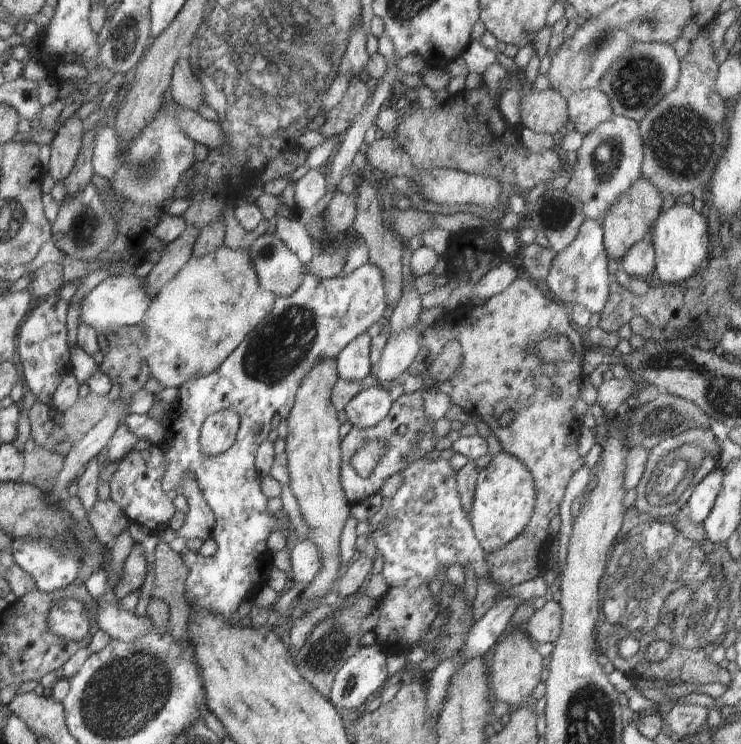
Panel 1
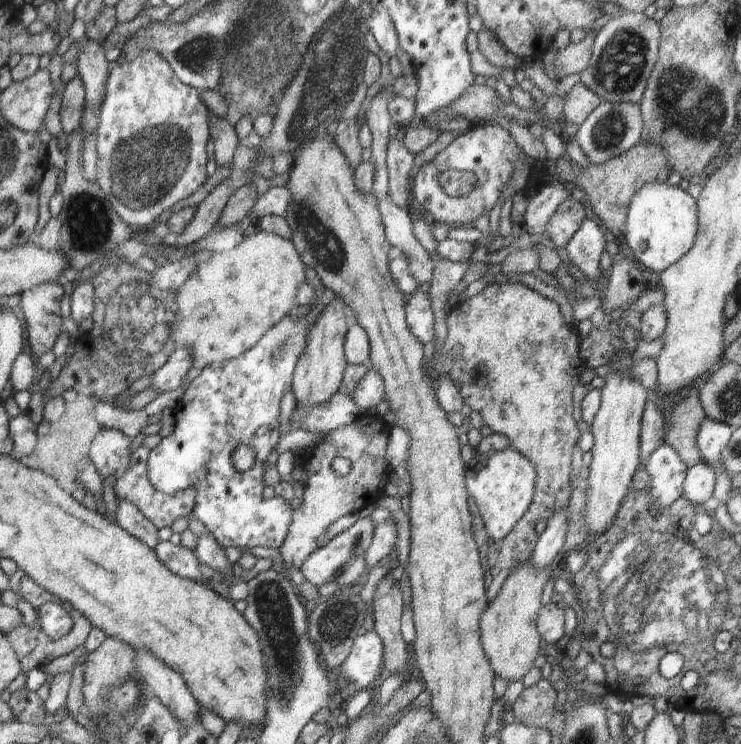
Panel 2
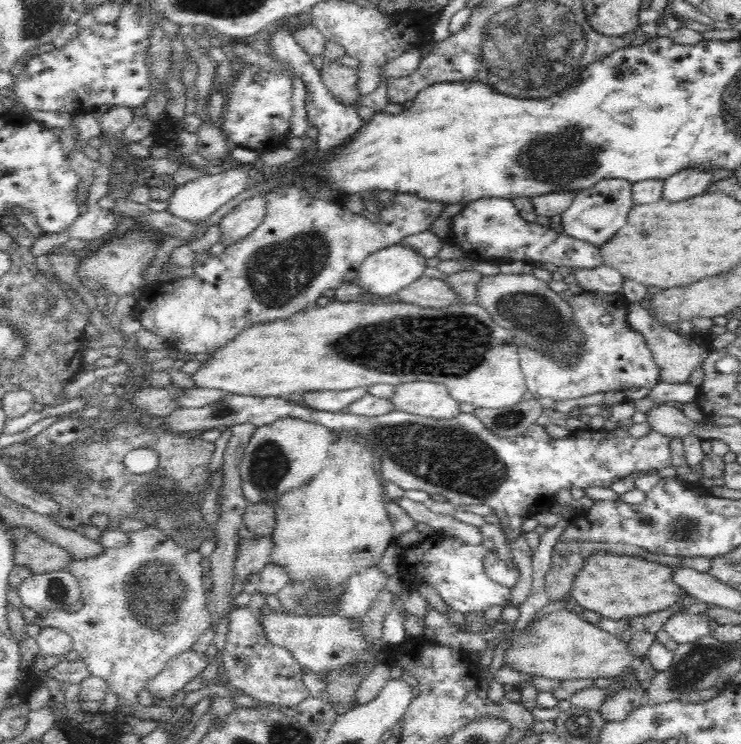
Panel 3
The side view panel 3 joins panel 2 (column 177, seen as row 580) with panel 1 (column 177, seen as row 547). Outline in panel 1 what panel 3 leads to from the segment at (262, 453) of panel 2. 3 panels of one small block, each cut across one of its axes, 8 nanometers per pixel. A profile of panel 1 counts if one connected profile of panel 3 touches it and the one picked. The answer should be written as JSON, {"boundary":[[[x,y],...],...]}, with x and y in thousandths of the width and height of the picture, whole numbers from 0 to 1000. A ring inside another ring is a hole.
{"boundary":[[[499,352],[462,374],[432,375],[413,366],[404,387],[391,399],[372,399],[359,426],[343,438],[332,456],[290,500],[255,509],[246,516],[239,539],[242,546],[229,555],[232,569],[224,575],[224,589],[216,598],[221,610],[217,651],[219,657],[225,661],[231,653],[243,649],[244,636],[250,630],[258,630],[266,638],[273,665],[290,692],[285,723],[294,733],[291,745],[279,750],[260,741],[244,745],[247,758],[252,762],[250,802],[267,821],[274,819],[287,824],[308,840],[324,812],[332,806],[340,808],[360,786],[363,773],[371,763],[367,743],[360,737],[364,715],[371,711],[381,712],[389,731],[393,733],[394,728],[389,724],[390,696],[383,685],[379,684],[370,692],[362,690],[362,672],[352,661],[354,637],[344,626],[345,608],[364,583],[370,556],[377,555],[381,562],[391,558],[402,522],[421,495],[435,484],[453,483],[475,457],[495,448],[497,441],[516,426],[522,410],[516,368]],[[301,550],[314,550],[321,556],[324,571],[317,594],[301,610],[277,610],[270,601],[273,573],[278,562]],[[344,571],[351,573],[348,581],[343,578]]]}

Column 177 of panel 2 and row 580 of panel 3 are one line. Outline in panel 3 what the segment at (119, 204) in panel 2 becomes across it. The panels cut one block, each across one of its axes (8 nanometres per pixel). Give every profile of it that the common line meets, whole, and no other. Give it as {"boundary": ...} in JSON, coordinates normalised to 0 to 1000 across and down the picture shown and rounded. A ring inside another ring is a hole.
{"boundary":[[[196,704],[192,712],[174,714],[171,719],[175,724],[173,734],[140,738],[130,750],[99,754],[93,759],[93,767],[107,785],[107,806],[112,809],[108,820],[100,825],[82,823],[80,828],[59,829],[59,833],[49,831],[45,836],[49,841],[54,839],[57,845],[73,843],[92,851],[97,856],[99,871],[119,894],[121,906],[146,915],[147,930],[166,940],[161,952],[173,946],[186,949],[188,931],[200,914],[216,906],[232,884],[256,875],[286,836],[273,770],[275,747],[269,739],[252,739],[205,706]]]}

